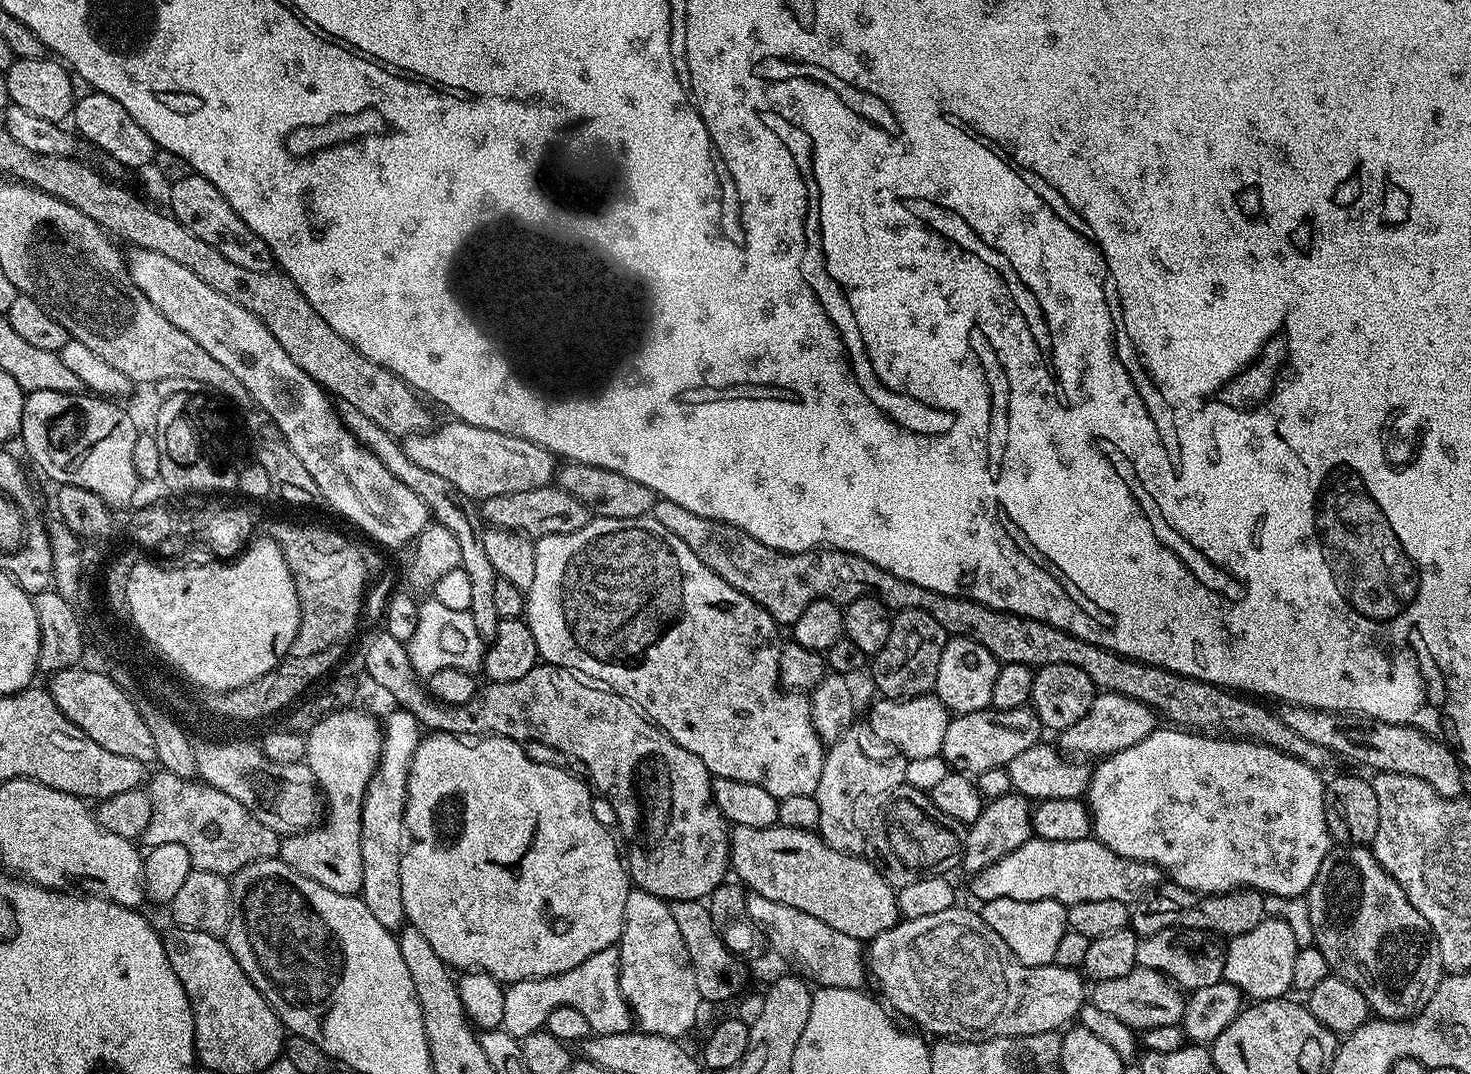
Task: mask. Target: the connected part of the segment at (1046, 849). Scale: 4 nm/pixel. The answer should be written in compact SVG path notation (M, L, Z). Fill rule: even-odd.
M1089 838L1087 840L1027 840L1018 850L1006 854L981 872L971 877L972 892L980 902L994 898L1018 898L1019 900L1056 900L1065 906L1078 902L1122 902L1129 906L1139 902L1141 898L1162 882L1162 873L1154 864L1144 864L1141 860L1127 860L1114 850L1107 848L1102 841Z

